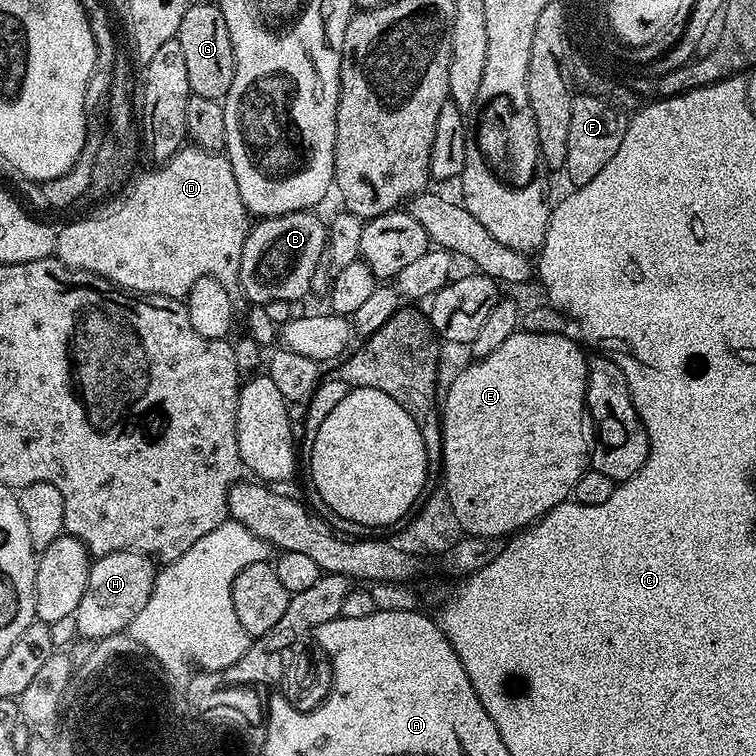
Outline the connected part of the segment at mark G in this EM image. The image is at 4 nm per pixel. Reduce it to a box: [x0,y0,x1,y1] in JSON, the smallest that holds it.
[178,2,234,101]

